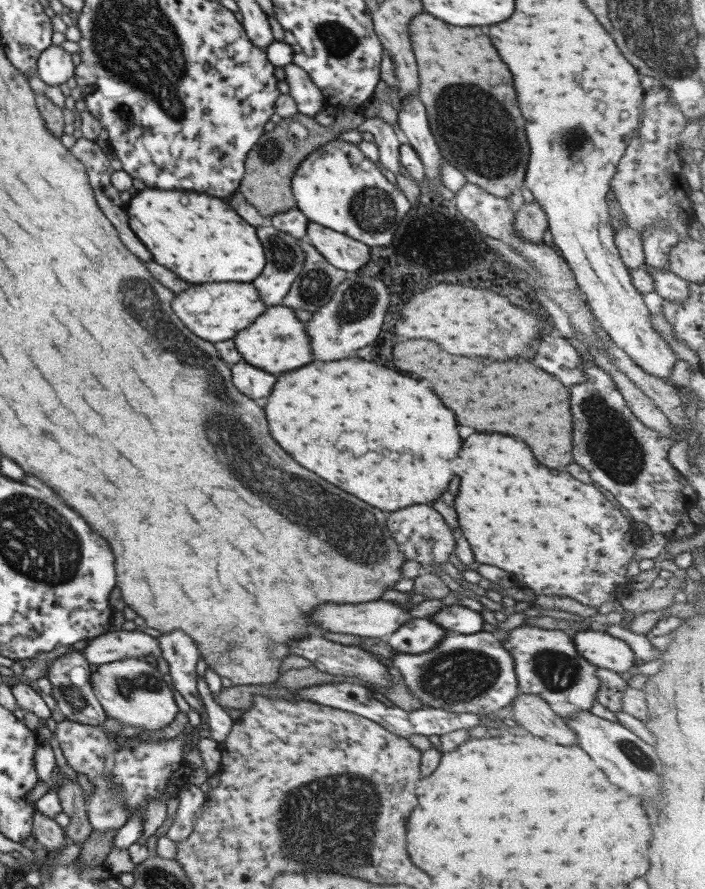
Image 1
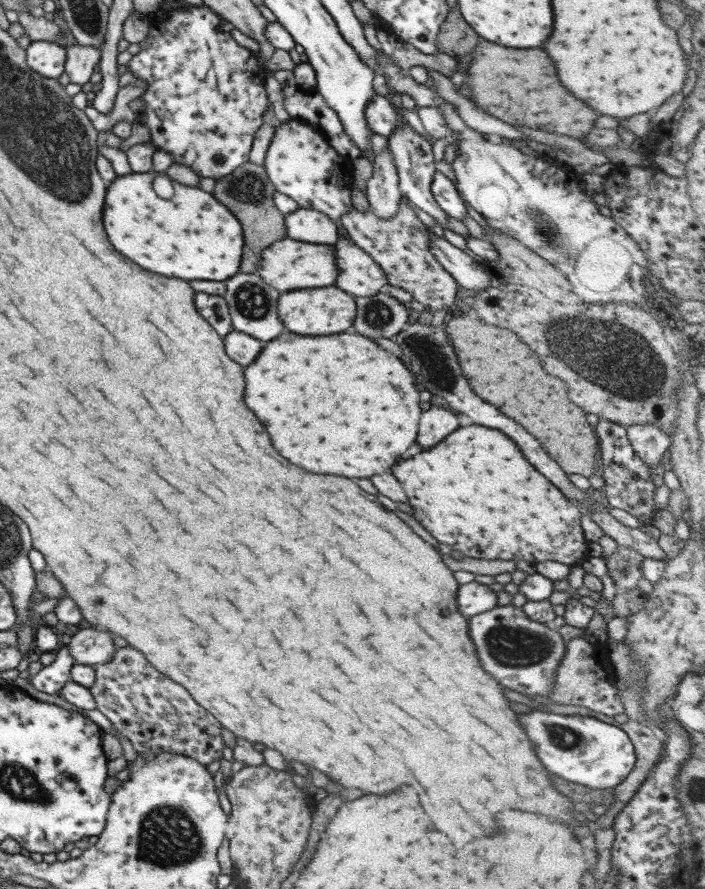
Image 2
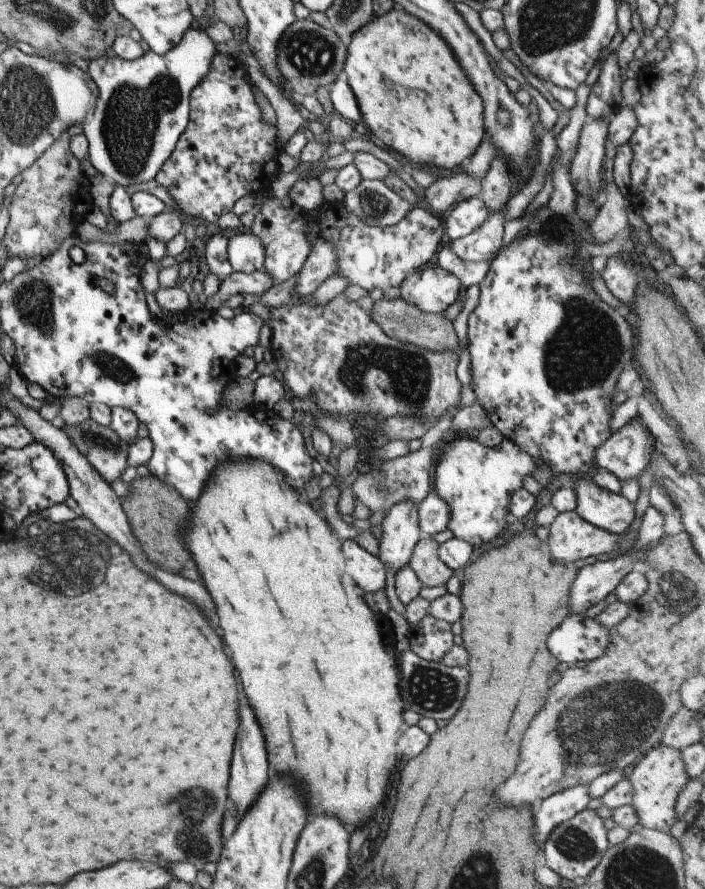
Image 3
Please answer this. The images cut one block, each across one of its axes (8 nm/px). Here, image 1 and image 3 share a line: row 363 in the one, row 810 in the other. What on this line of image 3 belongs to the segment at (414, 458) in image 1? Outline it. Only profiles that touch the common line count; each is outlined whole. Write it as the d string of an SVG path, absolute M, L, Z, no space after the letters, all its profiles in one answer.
M233 462L233 464L229 464L229 466L223 466L221 470L217 470L217 474L213 476L213 482L209 482L209 486L205 486L205 494L201 494L201 500L197 500L197 504L195 504L195 514L191 516L191 528L185 532L185 536L183 536L183 542L185 542L185 548L193 554L193 562L195 562L195 566L197 566L197 570L199 570L199 574L201 574L201 578L203 578L203 584L205 584L205 588L207 588L207 592L209 592L209 596L211 596L211 600L213 600L213 604L215 604L215 608L217 608L217 624L219 624L219 628L221 628L221 634L223 634L223 640L225 640L225 644L227 644L227 648L229 648L229 652L231 652L231 658L233 658L233 666L235 666L235 670L237 670L237 674L239 674L239 680L241 680L241 688L243 688L243 694L245 694L245 698L247 698L247 702L249 702L249 706L251 706L251 710L253 710L253 714L255 714L255 718L257 718L257 722L259 722L259 728L261 728L261 732L263 732L263 736L265 736L265 744L267 744L267 758L271 760L271 764L273 764L273 768L277 770L277 772L291 772L291 774L295 774L295 776L299 776L305 784L307 784L307 790L309 790L309 810L311 810L311 814L323 814L323 812L327 812L327 814L337 814L337 818L341 818L341 820L345 820L347 824L361 824L367 816L371 816L373 814L373 810L375 810L375 806L379 804L379 800L385 796L385 788L387 788L387 782L389 782L389 770L387 770L387 766L391 766L397 758L395 758L395 738L403 732L403 728L405 728L405 724L401 722L401 718L399 718L399 714L401 714L401 698L399 698L399 694L397 694L397 668L395 668L395 656L393 656L393 638L391 638L391 628L389 630L383 630L383 624L377 620L377 616L365 606L365 602L363 602L363 592L355 586L355 582L343 572L343 556L341 556L341 550L339 550L339 546L342 546L342 541L339 540L337 534L333 534L331 530L329 530L329 526L325 524L325 520L319 516L319 514L315 514L305 502L299 502L297 500L297 494L293 492L293 490L289 490L287 486L285 486L285 482L283 482L285 478L281 478L281 474L277 474L277 470L273 470L271 466L265 466L265 462L261 464L261 462Z

